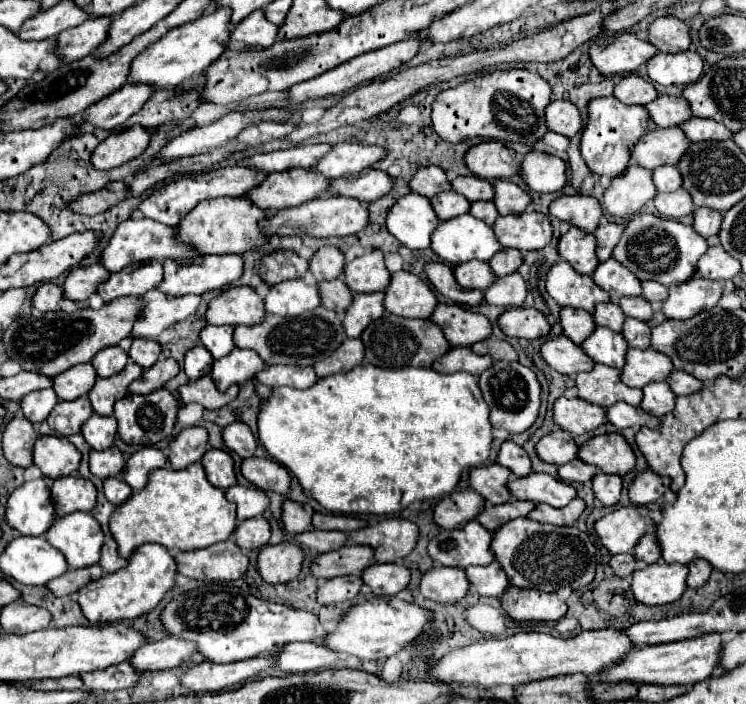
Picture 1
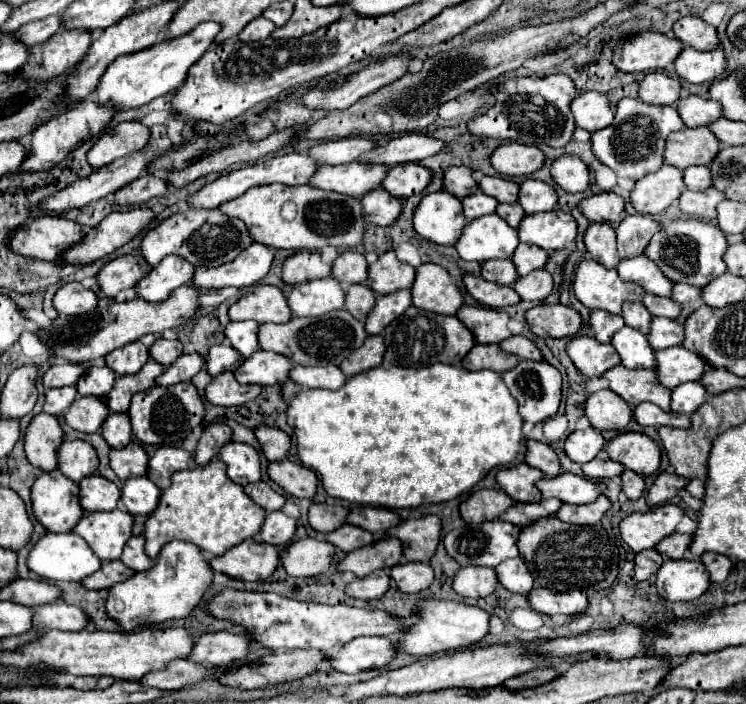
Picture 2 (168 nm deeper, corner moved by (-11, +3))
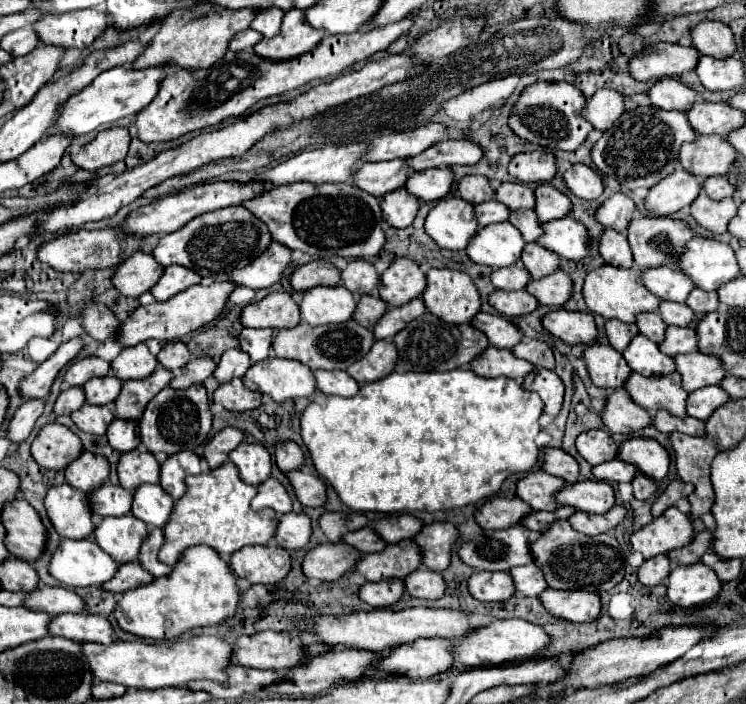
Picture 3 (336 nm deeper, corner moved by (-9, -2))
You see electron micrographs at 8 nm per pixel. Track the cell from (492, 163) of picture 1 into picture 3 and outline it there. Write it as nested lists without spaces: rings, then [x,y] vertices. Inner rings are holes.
[[[529,151],[519,153],[509,163],[509,173],[523,183],[547,183],[553,181],[553,177],[559,173],[555,165],[553,151]]]

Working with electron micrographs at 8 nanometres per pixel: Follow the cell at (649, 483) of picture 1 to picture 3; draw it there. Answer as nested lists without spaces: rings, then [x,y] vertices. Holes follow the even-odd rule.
[[[679,479],[669,483],[669,487],[653,503],[653,517],[659,517],[665,509],[673,507],[681,497],[689,497],[693,493],[693,489],[695,487],[691,483],[685,483],[685,481],[679,481]]]

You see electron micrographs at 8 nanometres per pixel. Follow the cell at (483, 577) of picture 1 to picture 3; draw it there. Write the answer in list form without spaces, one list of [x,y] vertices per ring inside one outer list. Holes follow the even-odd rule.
[[[529,563],[529,565],[523,565],[523,567],[515,567],[509,571],[513,575],[513,581],[515,581],[515,589],[517,593],[521,595],[527,595],[527,597],[537,597],[541,595],[549,585],[545,583],[545,577],[541,573],[541,567],[535,565],[535,563]]]

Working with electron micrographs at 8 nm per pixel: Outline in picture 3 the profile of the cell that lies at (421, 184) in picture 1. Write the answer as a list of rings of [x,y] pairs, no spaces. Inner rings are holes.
[[[469,175],[459,181],[459,193],[465,201],[477,205],[495,199],[495,189],[489,185],[489,179],[481,175]]]

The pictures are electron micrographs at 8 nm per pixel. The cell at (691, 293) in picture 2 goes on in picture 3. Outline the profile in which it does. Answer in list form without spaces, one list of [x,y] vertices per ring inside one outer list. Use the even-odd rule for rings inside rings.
[[[695,287],[687,299],[687,305],[697,313],[697,315],[705,315],[711,311],[719,309],[719,301],[717,301],[717,291],[703,291],[699,287]]]

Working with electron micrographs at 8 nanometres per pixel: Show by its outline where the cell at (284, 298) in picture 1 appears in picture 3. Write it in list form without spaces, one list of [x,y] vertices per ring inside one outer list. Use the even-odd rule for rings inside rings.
[[[343,285],[313,287],[303,293],[301,319],[309,325],[331,325],[349,321],[357,307],[357,299]]]

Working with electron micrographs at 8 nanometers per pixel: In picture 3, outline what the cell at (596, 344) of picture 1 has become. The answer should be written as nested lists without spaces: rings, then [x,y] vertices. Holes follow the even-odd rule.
[[[637,335],[631,341],[631,345],[623,351],[623,357],[629,363],[629,367],[643,377],[669,375],[675,371],[675,359],[661,353],[659,345],[643,335]]]

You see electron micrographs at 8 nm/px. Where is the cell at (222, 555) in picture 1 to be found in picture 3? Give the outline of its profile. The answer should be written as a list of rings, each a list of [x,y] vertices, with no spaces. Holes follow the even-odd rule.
[[[279,545],[245,547],[245,549],[239,549],[237,553],[233,553],[229,565],[231,565],[231,569],[235,571],[237,577],[249,579],[251,583],[279,583],[281,579],[287,577],[287,573],[291,569],[291,555],[289,555],[287,549],[283,549]]]

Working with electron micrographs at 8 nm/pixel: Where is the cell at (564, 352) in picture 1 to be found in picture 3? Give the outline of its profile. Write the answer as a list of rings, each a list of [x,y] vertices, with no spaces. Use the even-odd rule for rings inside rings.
[[[591,345],[585,351],[585,361],[589,375],[597,387],[607,387],[607,389],[619,389],[625,385],[627,377],[633,373],[623,359],[619,351],[615,351],[611,345]]]

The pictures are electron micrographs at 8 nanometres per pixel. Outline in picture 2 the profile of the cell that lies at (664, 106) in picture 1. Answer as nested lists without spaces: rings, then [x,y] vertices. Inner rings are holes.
[[[687,96],[675,102],[675,108],[687,128],[709,126],[713,120],[721,116],[721,106],[715,100],[701,96]]]

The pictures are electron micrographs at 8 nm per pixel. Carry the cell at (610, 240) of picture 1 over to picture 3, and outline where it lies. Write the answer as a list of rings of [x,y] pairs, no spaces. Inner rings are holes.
[[[637,215],[627,229],[627,239],[633,249],[633,259],[641,269],[661,267],[661,265],[675,267],[677,261],[681,259],[681,253],[685,253],[685,245],[695,235],[697,233],[689,227],[689,223],[679,221],[679,219],[669,219],[669,217],[641,217],[641,215]]]

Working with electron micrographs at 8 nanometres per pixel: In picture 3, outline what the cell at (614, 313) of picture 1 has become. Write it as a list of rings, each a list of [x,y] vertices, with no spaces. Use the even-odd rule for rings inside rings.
[[[653,311],[653,313],[639,313],[637,315],[637,327],[653,343],[659,343],[661,339],[665,339],[667,323],[661,319],[661,315],[657,311]]]

